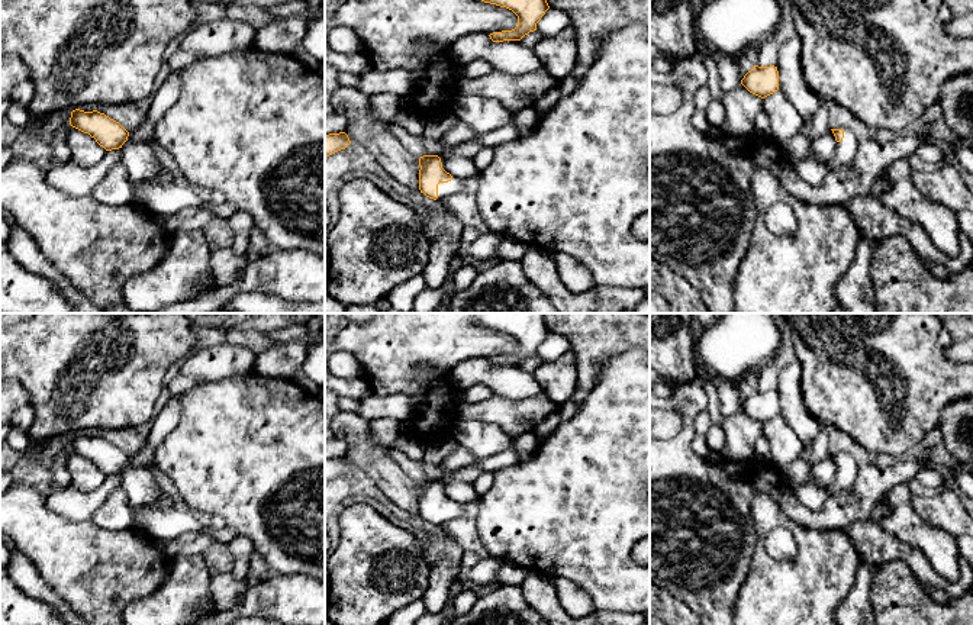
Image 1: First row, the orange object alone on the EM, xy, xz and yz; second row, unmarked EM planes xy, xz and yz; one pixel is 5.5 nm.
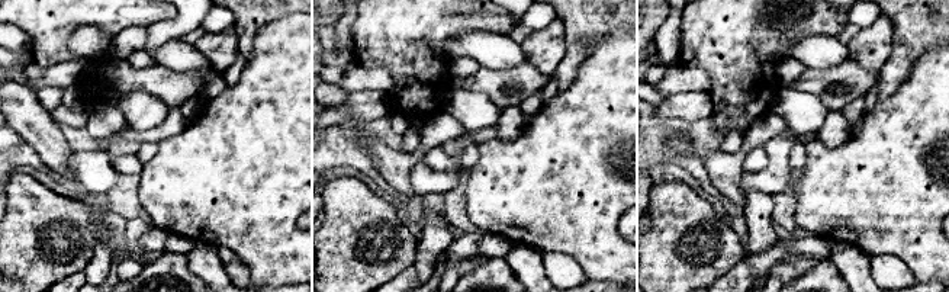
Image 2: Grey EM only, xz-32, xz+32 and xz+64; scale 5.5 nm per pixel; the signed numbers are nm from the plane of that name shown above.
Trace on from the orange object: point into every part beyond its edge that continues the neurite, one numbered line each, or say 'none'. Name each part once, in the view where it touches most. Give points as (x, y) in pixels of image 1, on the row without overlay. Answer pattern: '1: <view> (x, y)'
1: xz (456, 509)

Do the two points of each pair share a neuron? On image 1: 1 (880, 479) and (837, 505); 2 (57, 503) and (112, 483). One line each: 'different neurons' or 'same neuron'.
1: same neuron
2: same neuron

